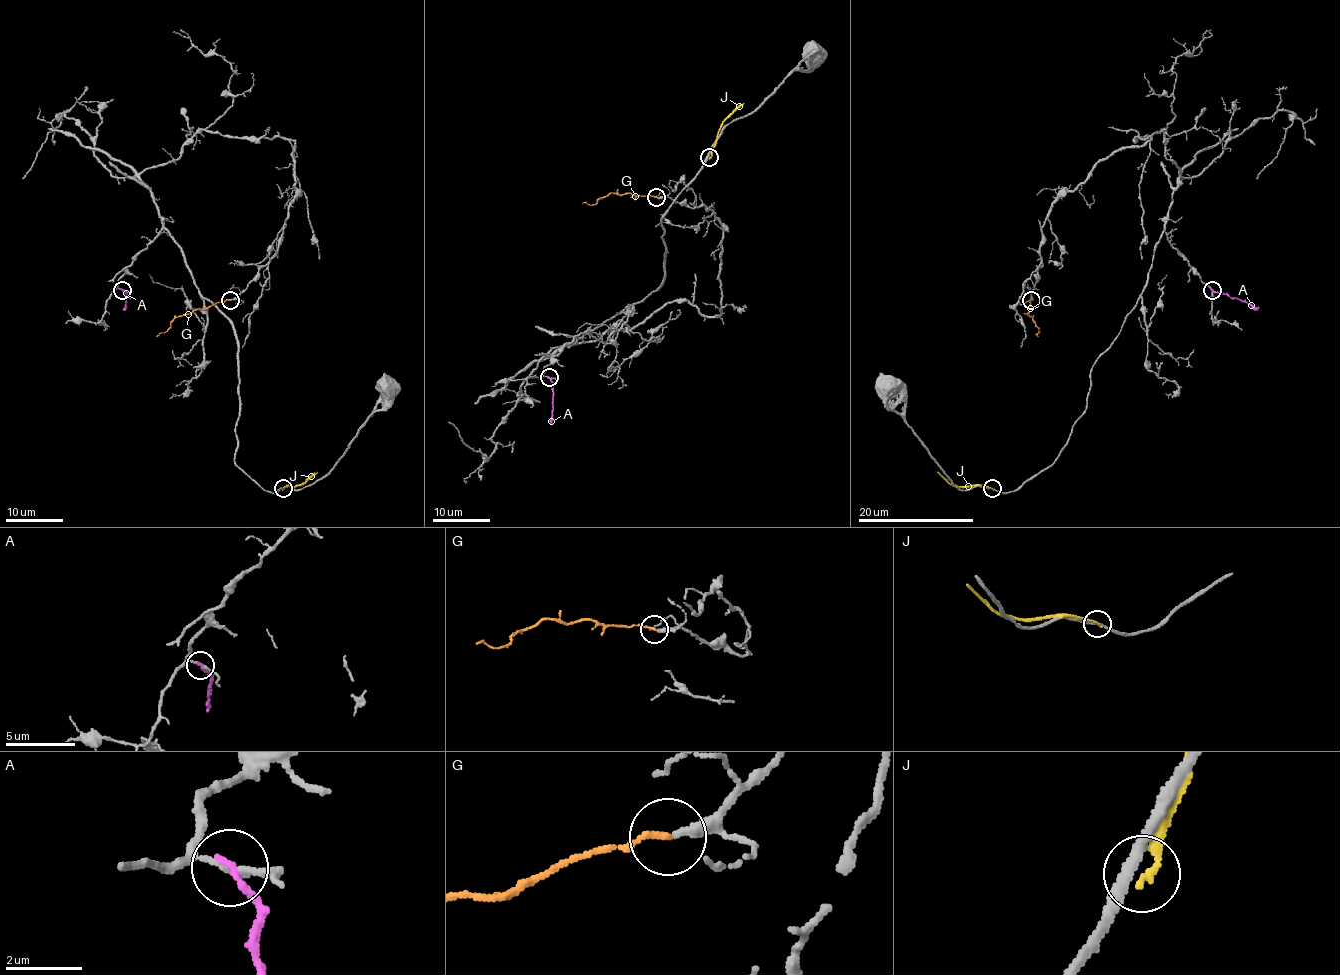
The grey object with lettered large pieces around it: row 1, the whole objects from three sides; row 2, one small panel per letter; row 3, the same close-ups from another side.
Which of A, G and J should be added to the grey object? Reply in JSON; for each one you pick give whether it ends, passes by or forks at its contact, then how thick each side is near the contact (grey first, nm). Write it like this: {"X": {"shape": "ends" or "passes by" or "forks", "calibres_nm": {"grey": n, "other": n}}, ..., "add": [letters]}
{"G": {"shape": "ends", "calibres_nm": {"grey": 280, "other": 150}}, "add": ["G"]}

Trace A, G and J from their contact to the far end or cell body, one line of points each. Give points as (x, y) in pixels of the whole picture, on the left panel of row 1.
A: (122, 289), (126, 292), (126, 307)
G: (230, 299), (182, 314), (156, 336)
J: (282, 489), (301, 486), (317, 471)

